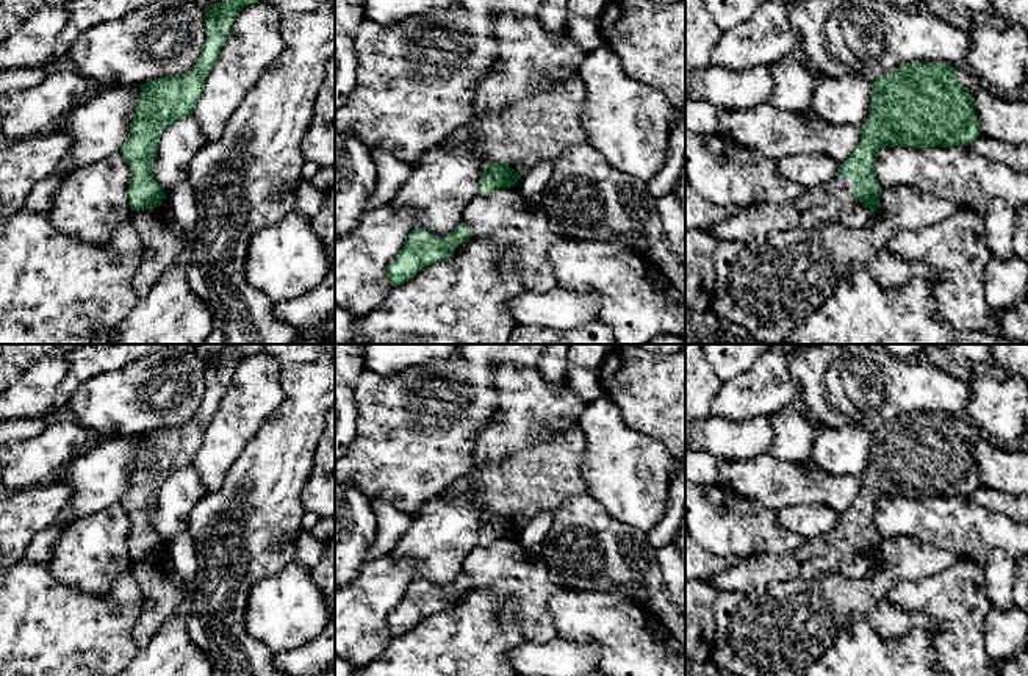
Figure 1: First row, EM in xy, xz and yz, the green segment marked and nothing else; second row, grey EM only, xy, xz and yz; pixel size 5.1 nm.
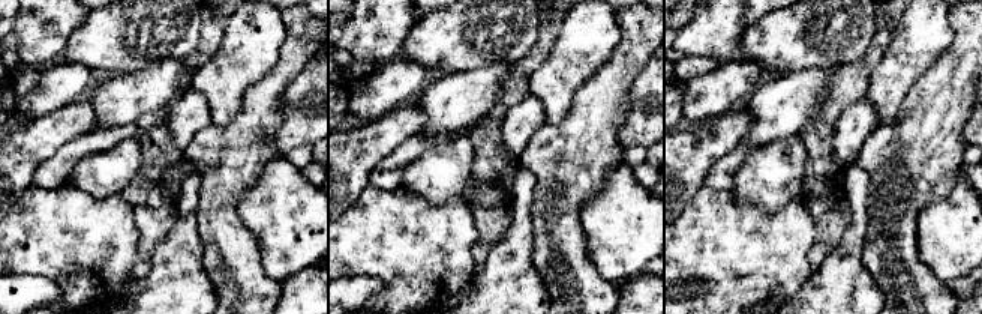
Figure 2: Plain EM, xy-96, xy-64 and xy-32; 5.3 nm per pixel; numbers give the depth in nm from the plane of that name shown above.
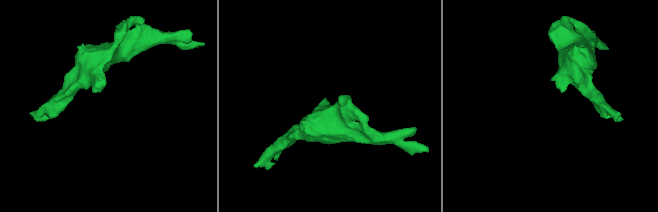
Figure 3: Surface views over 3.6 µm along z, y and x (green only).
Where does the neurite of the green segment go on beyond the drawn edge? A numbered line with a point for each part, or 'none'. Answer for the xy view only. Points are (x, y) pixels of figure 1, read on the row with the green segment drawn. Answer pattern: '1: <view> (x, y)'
none

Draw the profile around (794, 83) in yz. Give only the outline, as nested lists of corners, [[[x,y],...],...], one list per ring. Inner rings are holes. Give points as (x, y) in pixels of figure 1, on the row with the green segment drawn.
[[[800,58],[775,61],[768,70],[773,84],[768,105],[789,113],[803,113],[812,106],[815,72]]]

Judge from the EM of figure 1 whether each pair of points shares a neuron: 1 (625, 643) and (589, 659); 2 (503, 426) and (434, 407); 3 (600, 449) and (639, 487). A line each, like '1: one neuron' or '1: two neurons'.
1: two neurons
2: two neurons
3: one neuron

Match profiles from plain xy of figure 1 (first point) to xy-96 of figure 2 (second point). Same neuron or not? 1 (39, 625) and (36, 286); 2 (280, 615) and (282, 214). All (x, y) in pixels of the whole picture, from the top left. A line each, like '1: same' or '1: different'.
1: different
2: same

